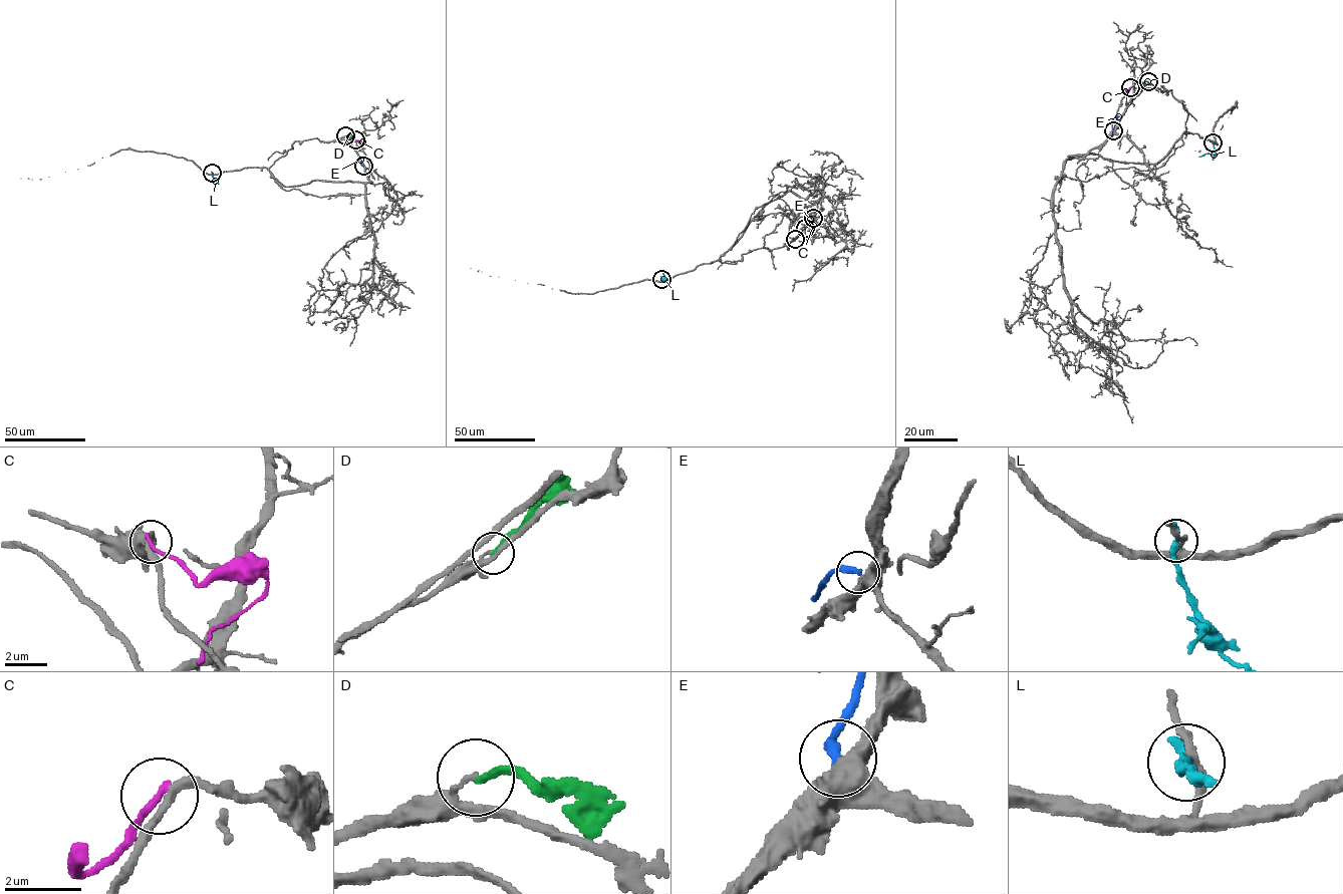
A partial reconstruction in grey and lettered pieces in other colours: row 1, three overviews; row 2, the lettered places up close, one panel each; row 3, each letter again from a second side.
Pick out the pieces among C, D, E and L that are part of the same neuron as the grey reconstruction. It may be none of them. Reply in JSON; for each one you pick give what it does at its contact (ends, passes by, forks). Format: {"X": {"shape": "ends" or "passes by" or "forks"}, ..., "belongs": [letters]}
{"belongs": []}

